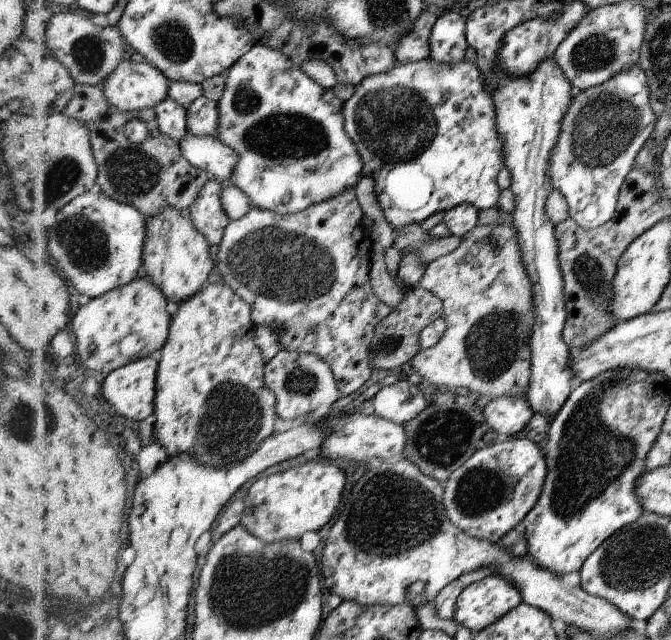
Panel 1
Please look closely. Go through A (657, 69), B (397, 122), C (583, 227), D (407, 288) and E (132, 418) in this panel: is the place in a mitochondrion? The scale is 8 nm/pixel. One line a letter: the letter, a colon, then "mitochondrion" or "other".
A: mitochondrion
B: mitochondrion
C: other
D: other
E: other

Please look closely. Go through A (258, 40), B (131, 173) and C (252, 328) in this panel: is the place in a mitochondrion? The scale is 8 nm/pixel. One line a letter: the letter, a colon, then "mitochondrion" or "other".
A: other
B: mitochondrion
C: other

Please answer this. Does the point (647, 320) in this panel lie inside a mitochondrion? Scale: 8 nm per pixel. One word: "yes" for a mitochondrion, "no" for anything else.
no

